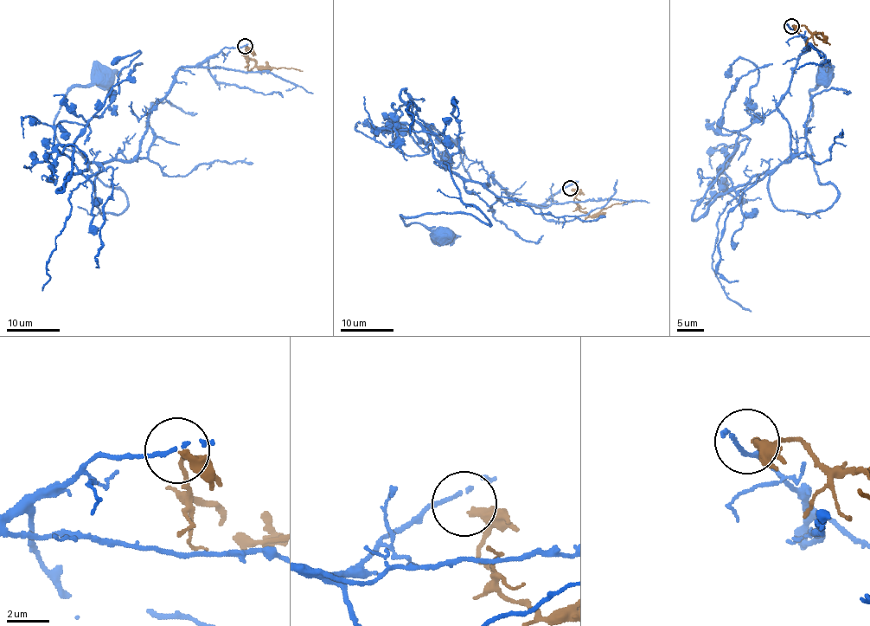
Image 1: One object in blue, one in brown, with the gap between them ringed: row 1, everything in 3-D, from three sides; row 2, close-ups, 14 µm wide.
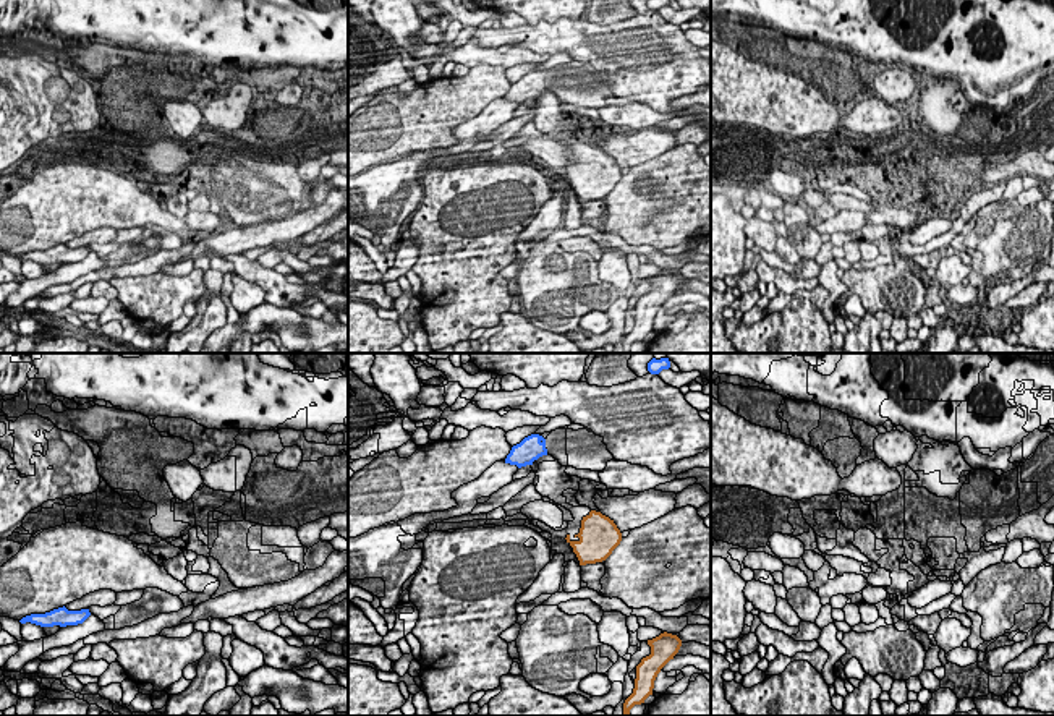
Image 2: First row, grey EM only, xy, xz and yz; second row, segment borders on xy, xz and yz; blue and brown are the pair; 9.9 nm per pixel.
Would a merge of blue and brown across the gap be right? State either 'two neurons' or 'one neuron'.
two neurons

